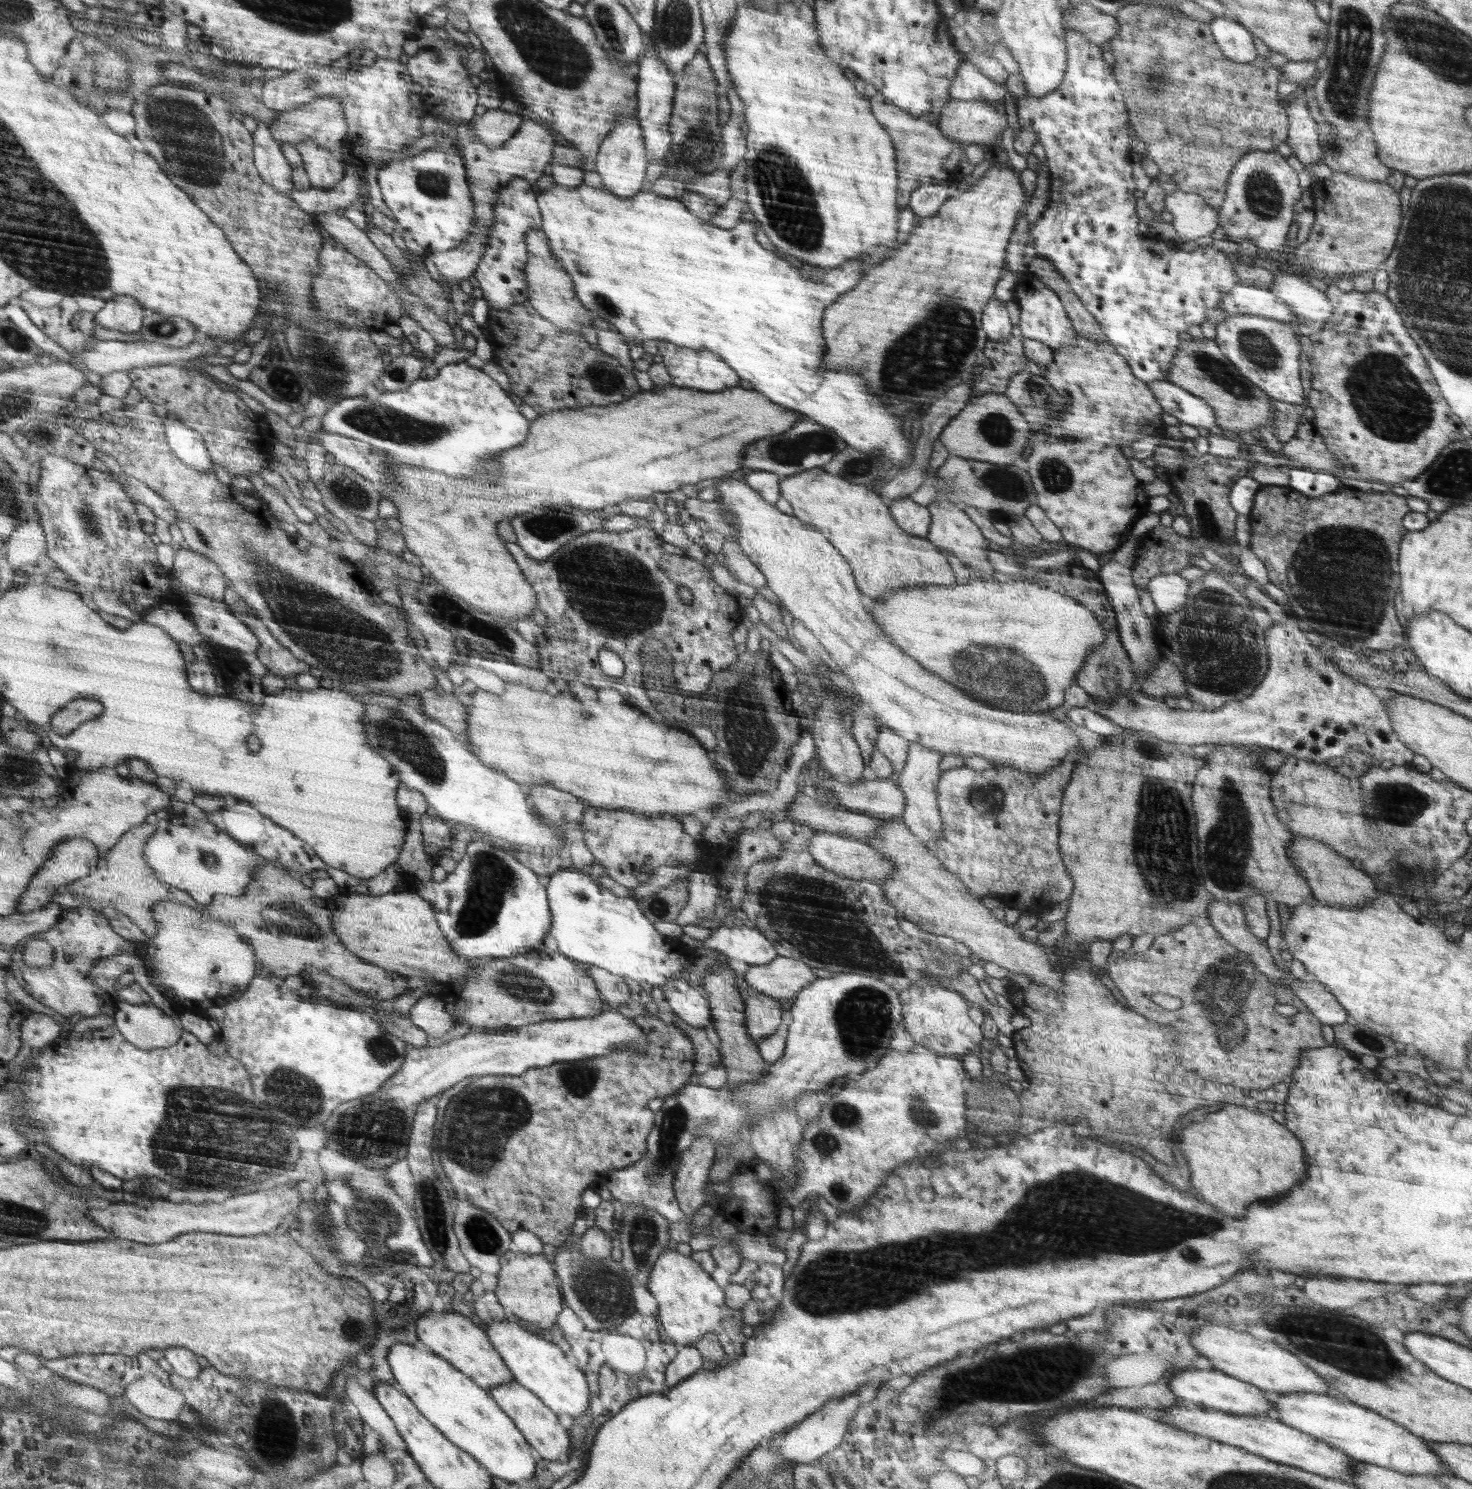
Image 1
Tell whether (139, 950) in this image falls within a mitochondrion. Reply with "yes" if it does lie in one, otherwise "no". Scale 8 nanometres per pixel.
no

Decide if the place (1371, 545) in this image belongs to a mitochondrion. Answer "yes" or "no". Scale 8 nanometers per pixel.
yes

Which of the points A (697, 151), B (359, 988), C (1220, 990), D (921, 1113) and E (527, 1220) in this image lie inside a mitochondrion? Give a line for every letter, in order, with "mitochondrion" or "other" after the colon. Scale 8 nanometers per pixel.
A: mitochondrion
B: other
C: mitochondrion
D: mitochondrion
E: other

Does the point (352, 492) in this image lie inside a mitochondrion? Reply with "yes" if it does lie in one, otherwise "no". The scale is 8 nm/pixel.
yes

